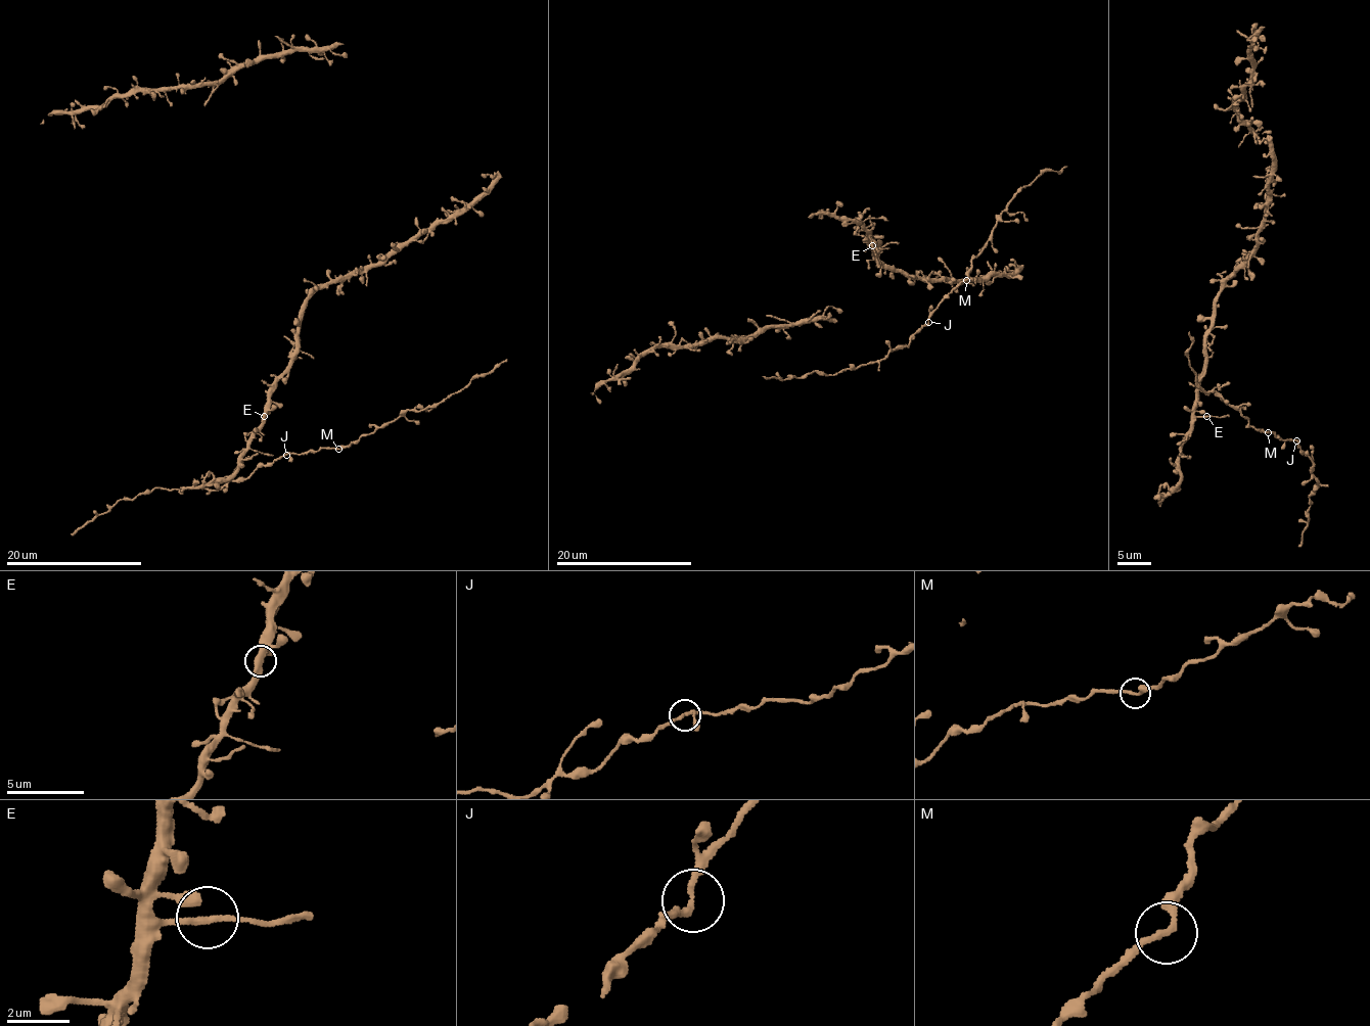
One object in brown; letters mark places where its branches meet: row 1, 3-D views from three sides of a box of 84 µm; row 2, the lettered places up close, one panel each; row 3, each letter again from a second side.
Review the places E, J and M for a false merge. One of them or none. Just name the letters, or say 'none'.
none

